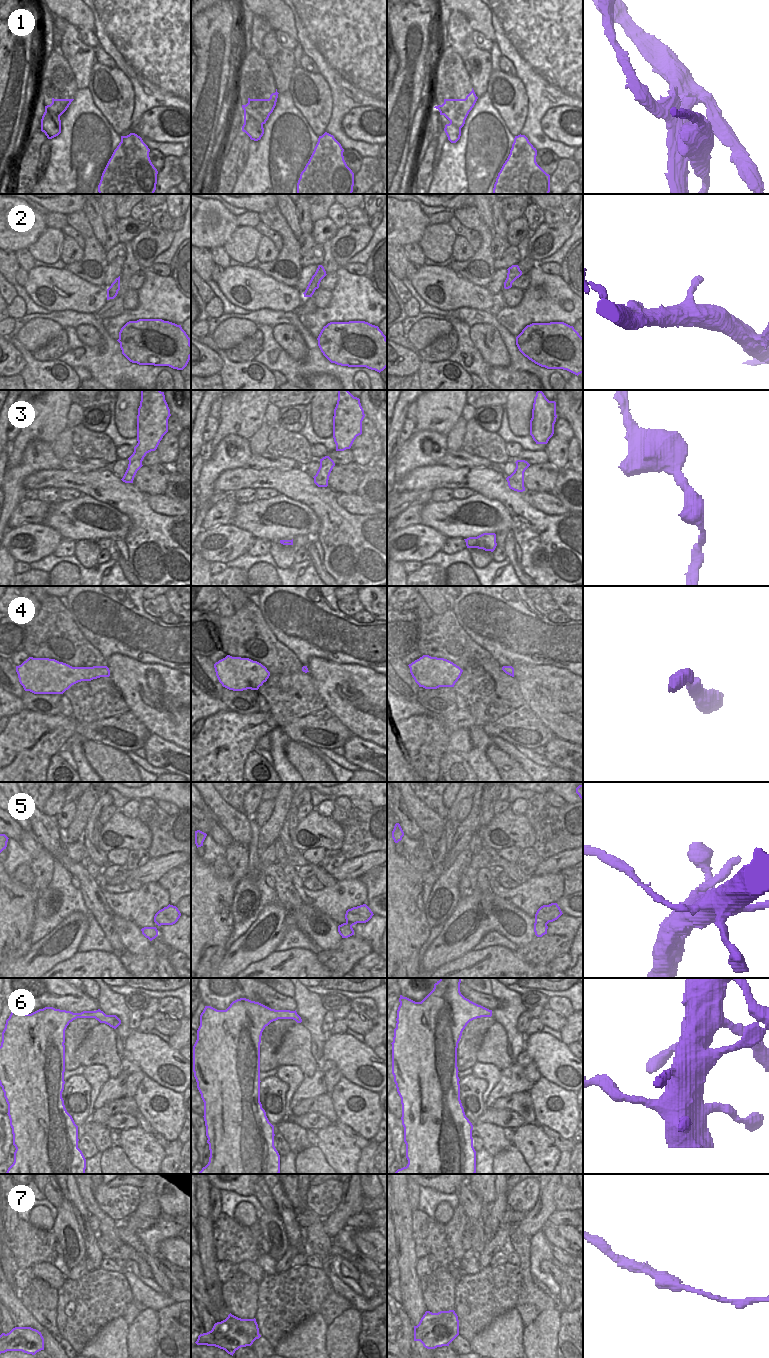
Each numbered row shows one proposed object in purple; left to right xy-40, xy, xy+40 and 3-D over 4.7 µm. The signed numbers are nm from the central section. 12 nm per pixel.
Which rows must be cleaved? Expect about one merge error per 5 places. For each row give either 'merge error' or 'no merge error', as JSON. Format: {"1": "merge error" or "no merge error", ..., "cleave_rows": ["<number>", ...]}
{"1": "merge error", "2": "no merge error", "3": "no merge error", "4": "no merge error", "5": "no merge error", "6": "no merge error", "7": "no merge error", "cleave_rows": ["1"]}

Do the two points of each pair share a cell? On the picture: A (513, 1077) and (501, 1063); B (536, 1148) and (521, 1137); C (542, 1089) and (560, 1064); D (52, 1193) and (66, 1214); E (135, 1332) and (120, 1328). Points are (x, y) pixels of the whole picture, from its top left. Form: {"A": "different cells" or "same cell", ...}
{"A": "different cells", "B": "same cell", "C": "different cells", "D": "different cells", "E": "different cells"}

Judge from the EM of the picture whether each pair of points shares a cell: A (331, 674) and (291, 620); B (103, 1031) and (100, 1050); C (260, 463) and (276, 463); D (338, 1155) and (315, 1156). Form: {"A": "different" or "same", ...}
{"A": "different", "B": "same", "C": "same", "D": "different"}

